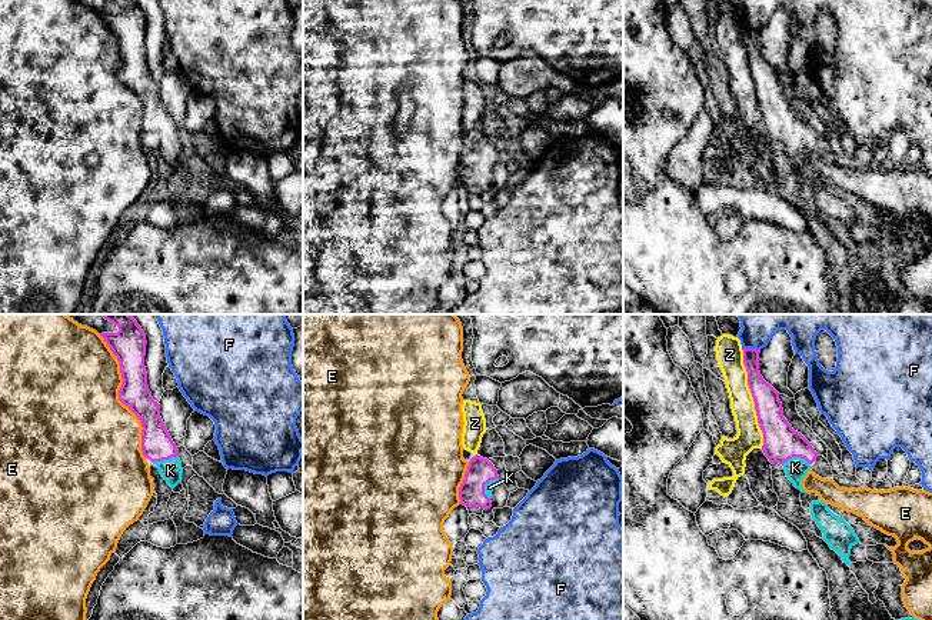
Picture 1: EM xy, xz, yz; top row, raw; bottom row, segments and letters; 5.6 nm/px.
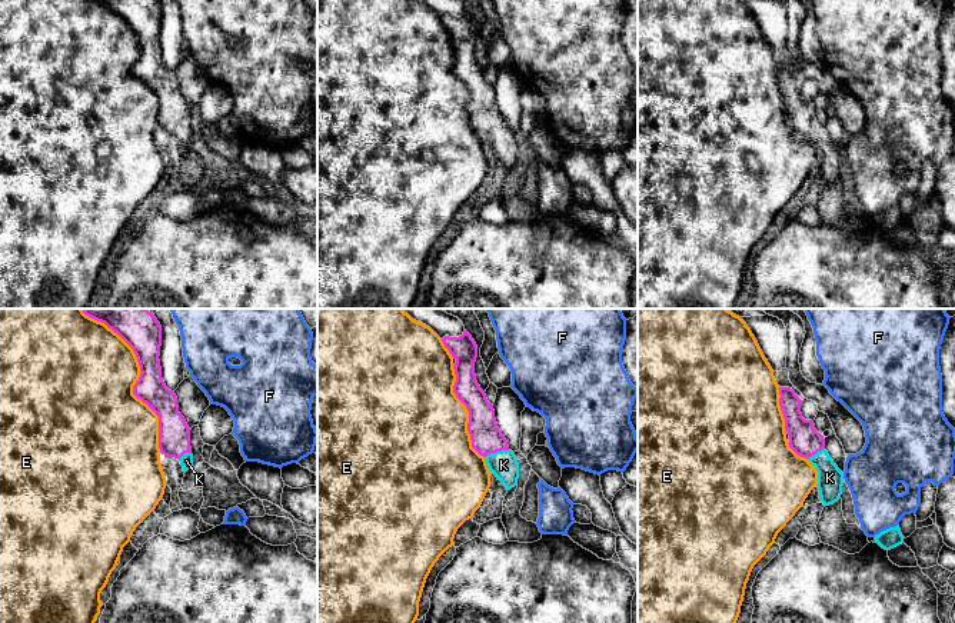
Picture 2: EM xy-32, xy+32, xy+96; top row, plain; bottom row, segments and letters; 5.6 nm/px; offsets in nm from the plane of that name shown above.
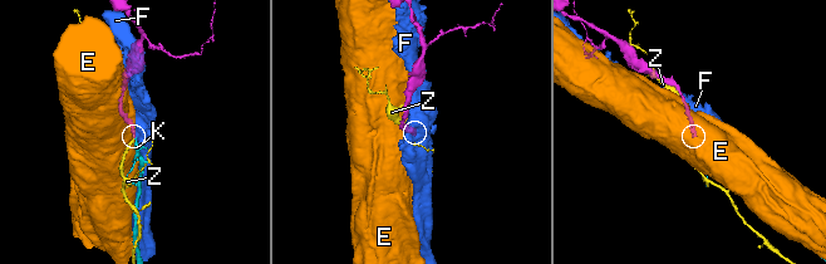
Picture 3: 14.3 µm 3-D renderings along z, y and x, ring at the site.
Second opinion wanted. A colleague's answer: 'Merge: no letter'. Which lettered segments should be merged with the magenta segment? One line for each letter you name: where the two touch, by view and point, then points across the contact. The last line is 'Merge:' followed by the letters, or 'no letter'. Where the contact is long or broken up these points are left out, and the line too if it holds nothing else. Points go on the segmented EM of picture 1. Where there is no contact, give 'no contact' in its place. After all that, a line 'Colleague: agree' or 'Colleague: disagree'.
K: contact xz (483, 486); way xz (481, 470), (483, 486), (489, 487)
Merge: K
Colleague: disagree

